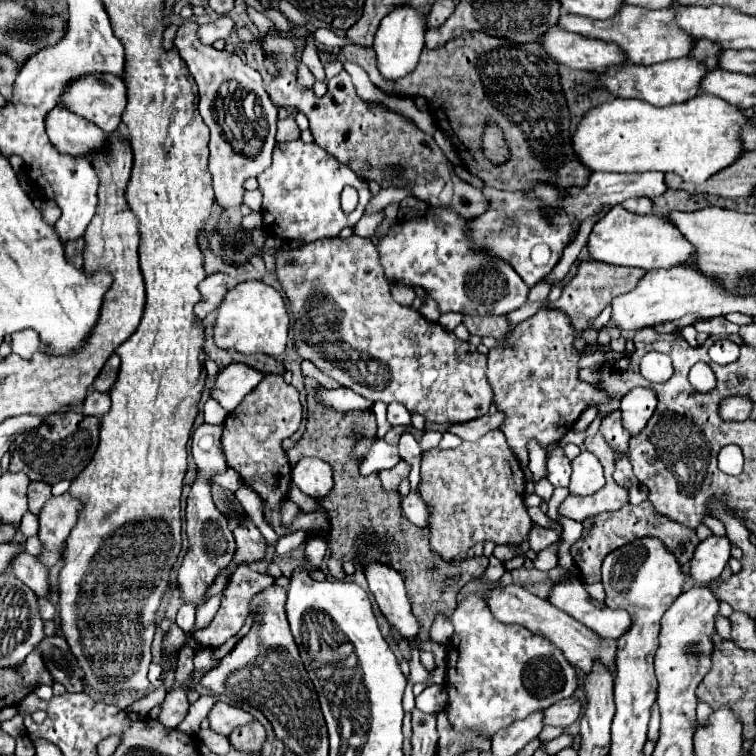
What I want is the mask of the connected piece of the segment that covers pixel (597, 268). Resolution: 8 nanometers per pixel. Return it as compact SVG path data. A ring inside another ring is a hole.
M582 261L578 267L578 273L568 283L564 283L560 299L556 303L550 303L548 307L566 311L570 315L574 327L578 327L578 331L582 331L588 327L588 319L596 317L610 303L612 297L632 291L636 287L636 283L644 277L644 273L646 271L636 269L636 267L616 267L616 265L600 263L600 261Z

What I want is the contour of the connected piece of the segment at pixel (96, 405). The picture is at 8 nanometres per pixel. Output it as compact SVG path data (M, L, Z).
M92 389L88 393L88 397L86 397L84 405L82 405L82 413L84 415L96 415L96 417L104 415L108 409L110 409L110 397L108 397L108 393L100 393L96 389Z

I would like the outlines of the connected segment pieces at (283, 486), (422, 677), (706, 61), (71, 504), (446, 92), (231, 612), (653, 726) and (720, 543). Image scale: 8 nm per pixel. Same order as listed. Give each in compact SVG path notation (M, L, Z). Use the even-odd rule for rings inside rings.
M280 373L266 375L258 387L254 387L244 401L226 417L226 427L222 435L222 449L228 467L236 469L246 485L250 485L264 501L264 517L272 523L278 535L284 535L280 527L278 505L286 499L290 489L290 465L282 449L282 439L296 433L302 421L302 405L298 391L284 381Z
M408 639L410 641L410 675L408 675L408 683L410 685L416 685L416 683L428 683L432 679L432 673L434 669L426 669L420 661L420 649L412 643L414 639Z
M696 41L694 45L692 45L692 51L690 51L690 55L688 57L692 57L692 59L696 59L698 63L702 63L704 67L710 67L710 69L714 69L716 67L716 55L718 55L718 51L720 51L720 47L716 45L716 43L710 43L710 41Z
M64 493L60 497L52 497L50 503L46 503L42 513L38 515L40 517L38 537L42 543L42 553L38 555L38 559L48 569L60 561L60 549L78 519L78 511L80 503Z
M482 33L462 35L436 49L424 47L416 69L396 81L380 75L372 47L346 45L334 61L324 65L326 79L336 75L336 63L342 65L346 61L358 63L370 81L390 95L424 97L436 127L452 141L466 171L482 179L484 185L508 191L530 191L530 183L538 181L558 183L558 187L582 187L586 175L590 175L590 171L574 159L568 107L560 89L556 63L546 59L538 41L514 43ZM428 65L436 67L428 71ZM486 125L496 125L504 131L510 159L500 165L494 165L484 155L482 137Z
M248 565L238 567L238 569L232 573L232 579L228 581L228 585L226 585L226 589L224 589L224 593L222 593L222 603L220 603L220 609L218 609L218 613L214 615L212 623L210 623L208 627L204 627L204 629L196 629L196 631L194 631L196 643L200 643L200 645L204 645L204 647L216 649L216 647L220 647L222 643L226 643L230 637L238 635L238 631L242 629L242 625L244 625L244 621L246 621L246 617L248 617L248 613L250 613L250 599L252 599L256 593L260 593L264 587L270 587L272 583L274 583L274 579L272 579L270 575L256 573L256 571L252 571Z
M654 703L652 717L650 717L650 725L648 725L648 739L656 743L658 741L658 735L660 735L660 711L658 711L656 703Z
M710 535L708 539L700 541L694 557L690 561L690 575L698 585L706 585L720 577L722 569L730 561L732 541L724 535Z

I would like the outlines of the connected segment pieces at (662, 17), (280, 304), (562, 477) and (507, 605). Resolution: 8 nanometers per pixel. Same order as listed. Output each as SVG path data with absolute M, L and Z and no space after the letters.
M622 5L614 17L604 19L604 21L586 19L582 15L560 15L556 25L560 29L566 29L572 33L590 37L590 39L616 43L628 63L654 65L654 63L662 63L668 59L684 57L686 51L690 51L690 43L694 43L694 39L690 39L690 35L686 35L684 31L678 31L678 27L674 27L672 19L674 19L674 11L670 11L670 9L652 11L652 9L642 9L642 7L634 7L634 5Z
M244 281L230 289L218 307L214 341L222 349L236 349L240 353L266 353L278 357L284 353L290 329L290 315L286 301L278 289L264 281Z
M554 449L548 459L548 481L554 487L566 487L570 481L570 471L572 471L572 461L562 453L562 449Z
M510 583L506 587L492 587L490 595L486 599L488 609L492 611L492 615L500 621L500 623L516 623L526 627L528 631L532 631L534 635L540 635L544 639L550 639L564 655L566 659L580 667L584 673L590 671L592 661L598 659L604 665L608 665L614 671L614 655L616 655L616 641L608 641L608 639L600 639L592 629L588 629L586 625L582 625L580 621L576 621L574 617L570 617L568 613L556 609L554 605L550 605L546 599L540 599L532 593L528 593L522 585Z

